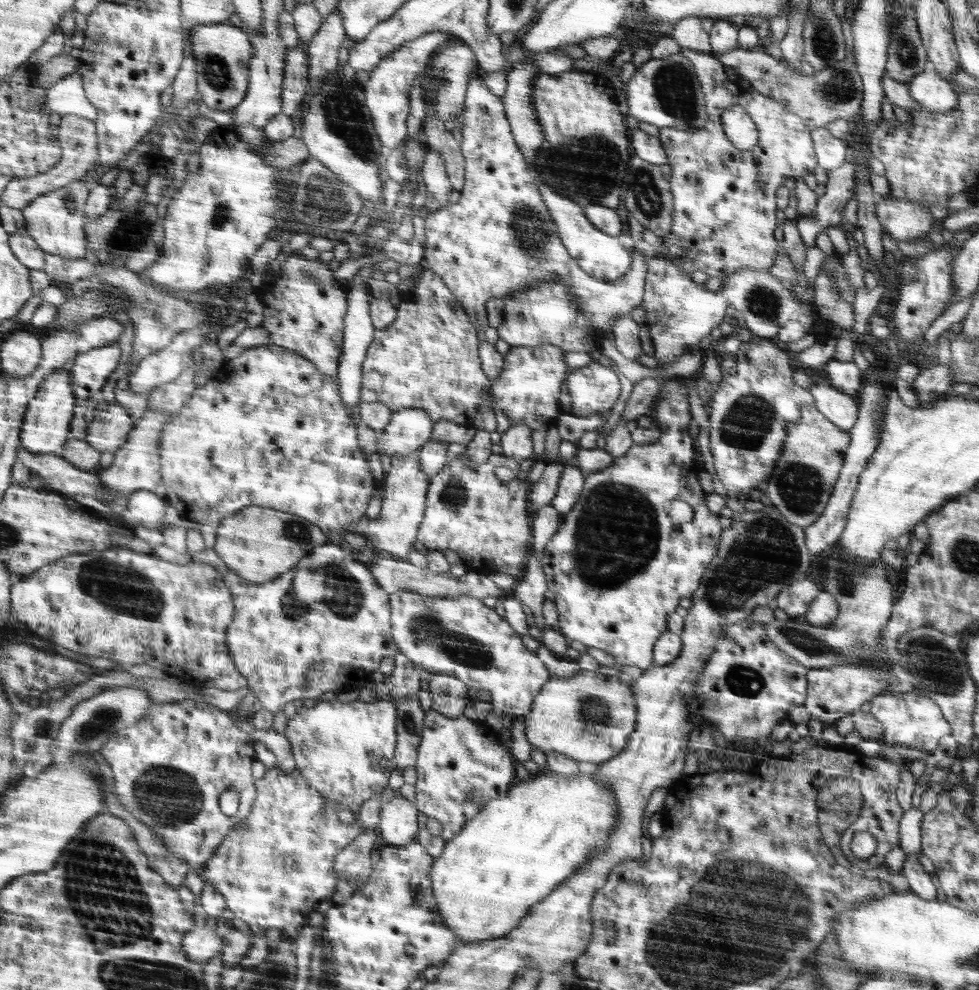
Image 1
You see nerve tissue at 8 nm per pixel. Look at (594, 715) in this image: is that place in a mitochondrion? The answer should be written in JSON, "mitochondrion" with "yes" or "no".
{"mitochondrion":"yes"}

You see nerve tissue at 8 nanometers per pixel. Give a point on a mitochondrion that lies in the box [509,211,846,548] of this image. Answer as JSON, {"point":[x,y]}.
{"point":[751,417]}

